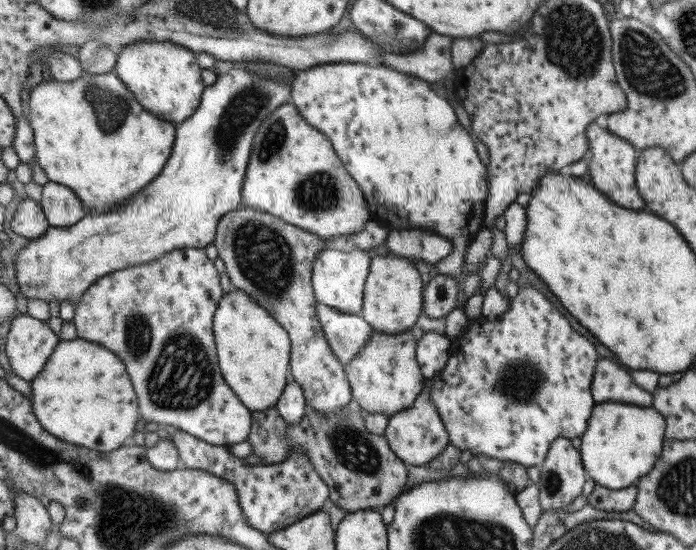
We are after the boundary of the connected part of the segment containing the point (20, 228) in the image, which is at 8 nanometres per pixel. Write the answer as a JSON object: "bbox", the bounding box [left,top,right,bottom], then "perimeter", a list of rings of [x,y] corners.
{"bbox":[11,198,49,240],"perimeter":[[[30,198],[20,201],[11,221],[11,228],[17,234],[33,240],[41,238],[49,227],[49,221],[40,203]]]}

